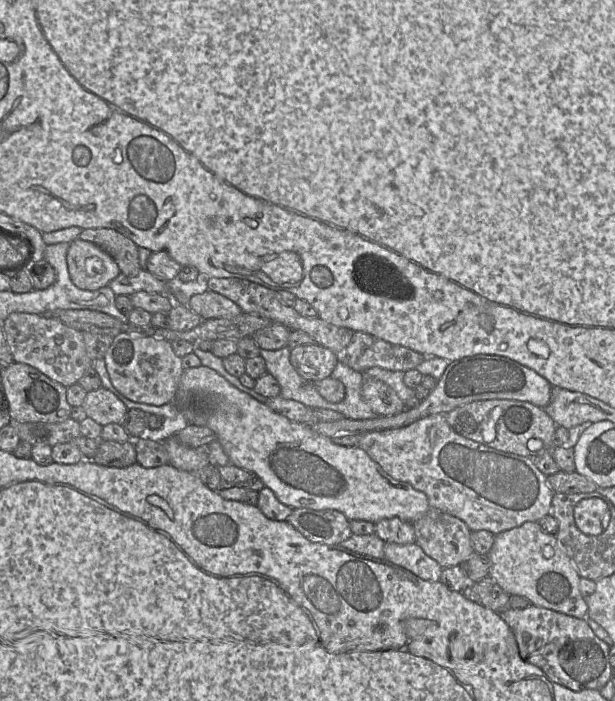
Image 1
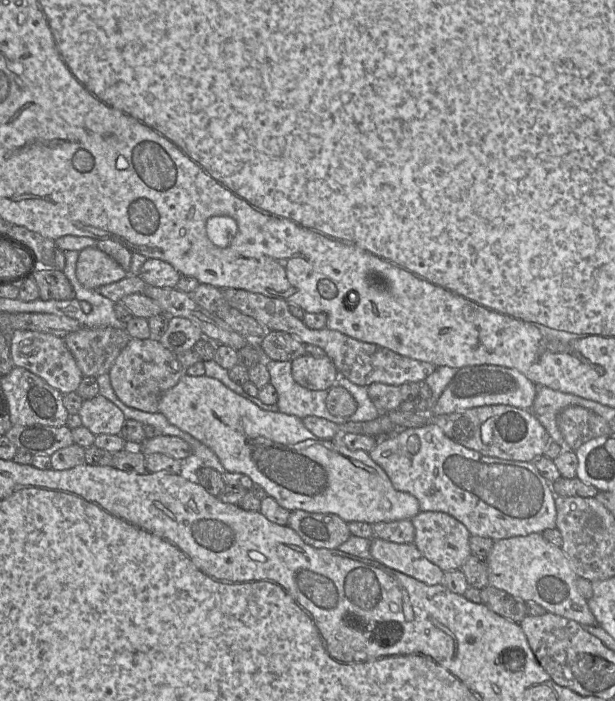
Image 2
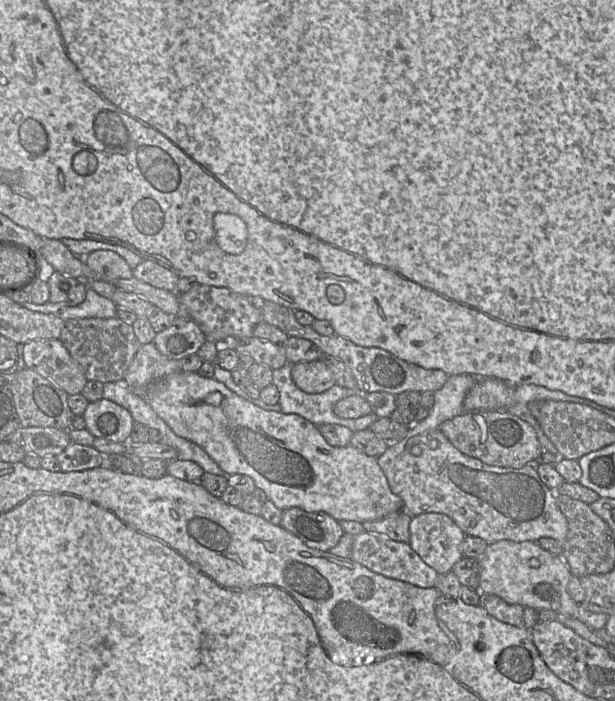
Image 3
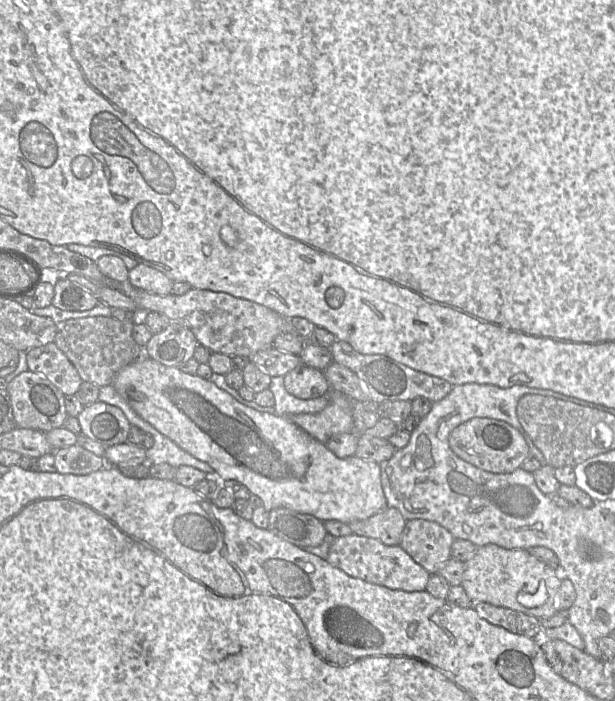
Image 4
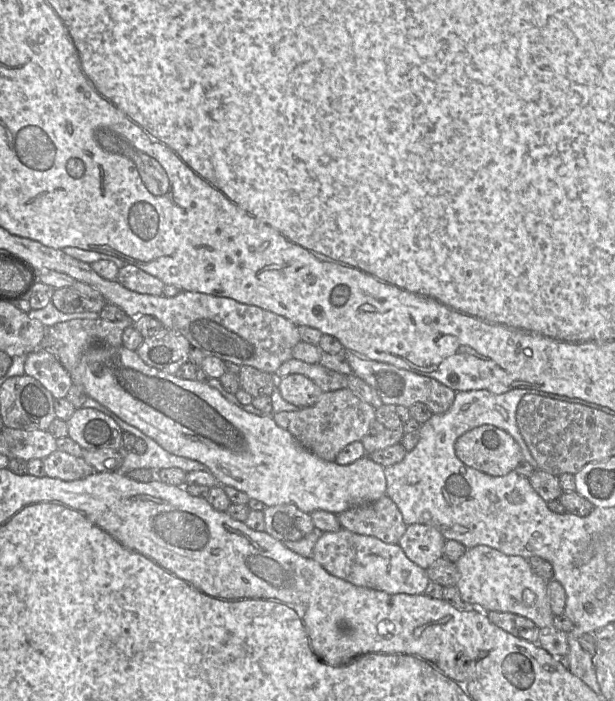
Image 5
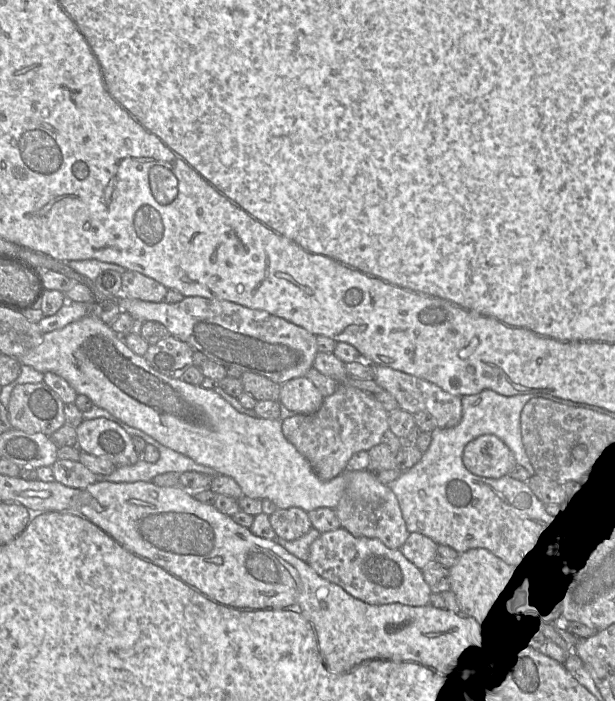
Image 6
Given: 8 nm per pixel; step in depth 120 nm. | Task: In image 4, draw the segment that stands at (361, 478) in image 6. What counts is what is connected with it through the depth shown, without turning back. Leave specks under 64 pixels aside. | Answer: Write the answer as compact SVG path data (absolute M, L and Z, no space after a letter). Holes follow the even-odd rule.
M387 507L383 511L365 520L349 523L352 533L358 536L371 537L389 546L399 545L406 520L401 512L394 507Z

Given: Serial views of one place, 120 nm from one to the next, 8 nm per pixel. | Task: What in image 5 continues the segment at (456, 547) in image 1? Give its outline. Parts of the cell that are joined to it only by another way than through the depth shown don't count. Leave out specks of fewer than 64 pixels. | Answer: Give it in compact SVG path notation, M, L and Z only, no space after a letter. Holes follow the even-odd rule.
M412 524L407 526L398 544L413 563L428 569L443 557L445 542L446 539L435 527Z

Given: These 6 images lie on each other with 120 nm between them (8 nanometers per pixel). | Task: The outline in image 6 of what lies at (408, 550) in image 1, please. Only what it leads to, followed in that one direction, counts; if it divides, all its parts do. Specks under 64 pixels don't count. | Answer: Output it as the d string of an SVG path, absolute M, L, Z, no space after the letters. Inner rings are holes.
M342 527L322 533L310 545L307 563L319 576L365 603L400 603L409 606L429 604L432 591L422 571L407 560L400 549L390 549L378 539L353 536Z

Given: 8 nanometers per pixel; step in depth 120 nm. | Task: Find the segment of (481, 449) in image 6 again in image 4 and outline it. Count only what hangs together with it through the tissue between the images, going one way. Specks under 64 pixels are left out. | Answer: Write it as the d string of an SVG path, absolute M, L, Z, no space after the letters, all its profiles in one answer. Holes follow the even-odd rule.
M476 417L460 424L451 431L448 441L459 458L492 473L511 473L532 457L527 442L516 428L493 418Z

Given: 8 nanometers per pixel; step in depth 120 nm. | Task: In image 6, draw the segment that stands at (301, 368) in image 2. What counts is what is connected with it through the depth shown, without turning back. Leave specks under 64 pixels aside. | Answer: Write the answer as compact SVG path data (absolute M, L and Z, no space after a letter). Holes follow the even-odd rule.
M305 376L292 378L281 385L279 402L297 414L312 414L322 405L324 396Z

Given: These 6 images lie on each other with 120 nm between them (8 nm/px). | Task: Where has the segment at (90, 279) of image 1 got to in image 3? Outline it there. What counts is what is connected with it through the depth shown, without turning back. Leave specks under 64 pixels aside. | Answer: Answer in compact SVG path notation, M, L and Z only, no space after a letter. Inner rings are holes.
M96 250L84 257L85 264L99 277L98 281L113 283L118 279L134 278L133 270L117 253Z

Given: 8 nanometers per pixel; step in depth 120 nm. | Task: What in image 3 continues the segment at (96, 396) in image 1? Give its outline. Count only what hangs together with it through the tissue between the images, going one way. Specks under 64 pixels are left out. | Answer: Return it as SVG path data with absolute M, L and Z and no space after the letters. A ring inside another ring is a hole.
M101 398L89 403L82 417L85 429L93 436L114 443L128 444L135 422L129 411L122 406Z

